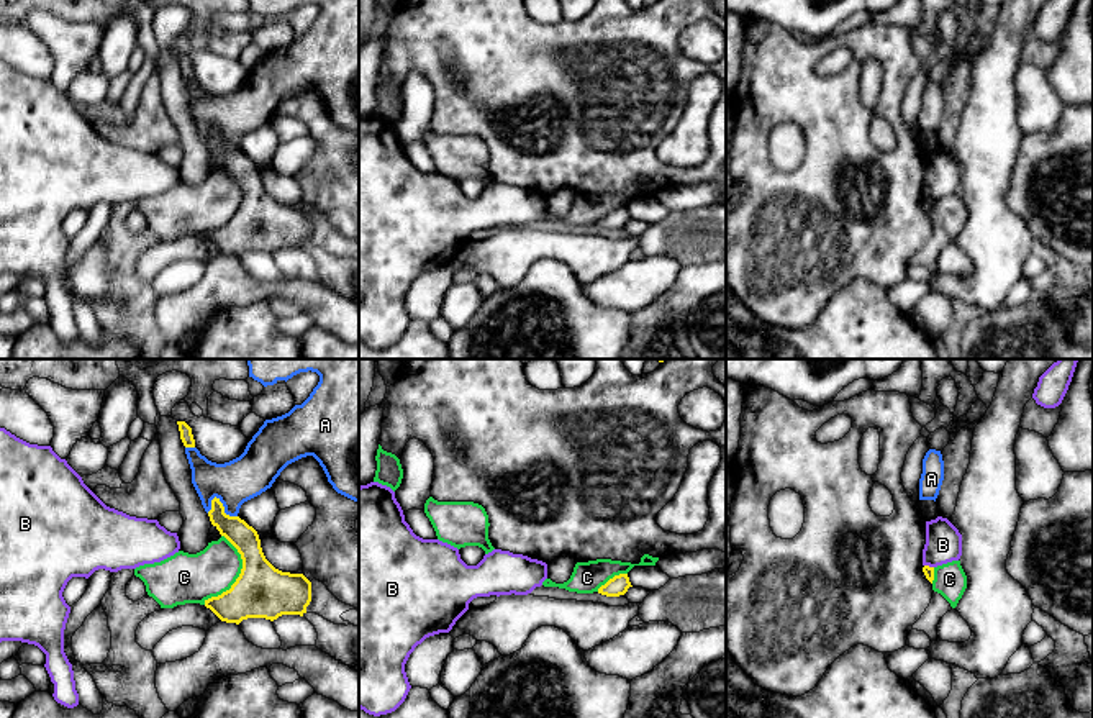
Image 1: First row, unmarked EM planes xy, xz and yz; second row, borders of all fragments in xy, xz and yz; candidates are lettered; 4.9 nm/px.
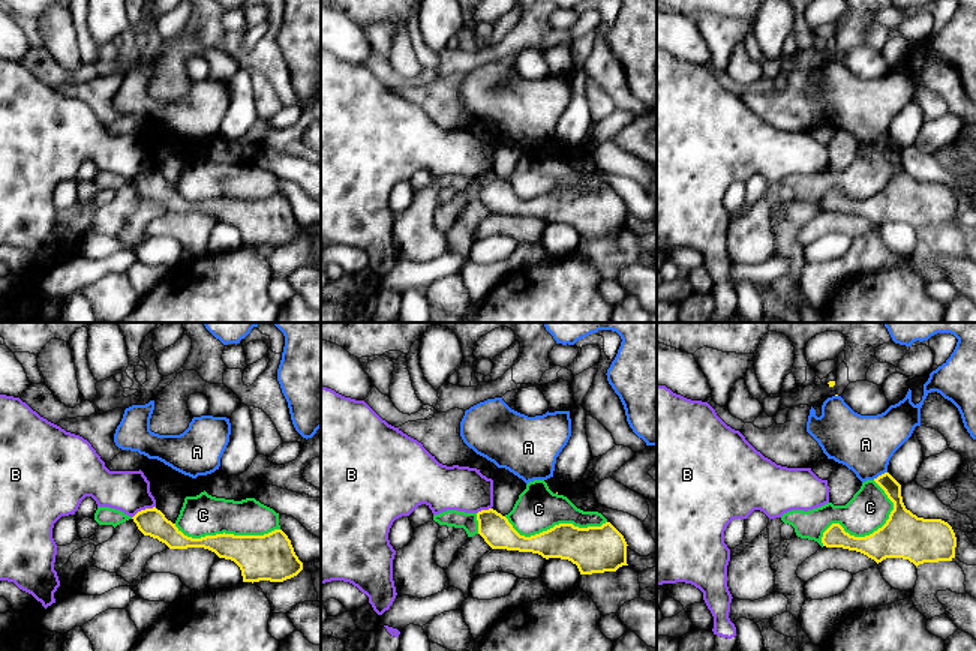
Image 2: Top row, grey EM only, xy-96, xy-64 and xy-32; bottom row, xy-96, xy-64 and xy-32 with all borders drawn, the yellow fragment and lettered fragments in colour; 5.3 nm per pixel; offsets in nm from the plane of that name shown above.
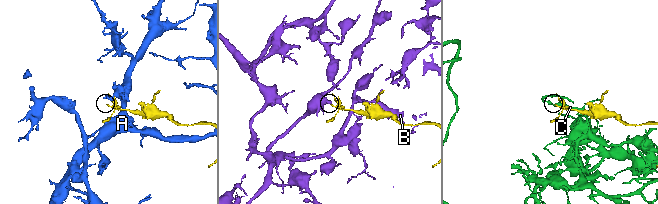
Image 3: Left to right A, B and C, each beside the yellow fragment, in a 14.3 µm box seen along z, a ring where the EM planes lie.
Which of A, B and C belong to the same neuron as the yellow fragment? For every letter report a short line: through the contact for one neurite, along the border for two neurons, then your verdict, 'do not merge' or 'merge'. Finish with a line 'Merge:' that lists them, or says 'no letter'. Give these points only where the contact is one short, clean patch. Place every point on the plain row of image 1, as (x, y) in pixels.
A: line xy (210, 133), (215, 130), (226, 146), (236, 149); do not merge
B: line yz (925, 197), (933, 200); do not merge
C: do not merge
Merge: no letter

